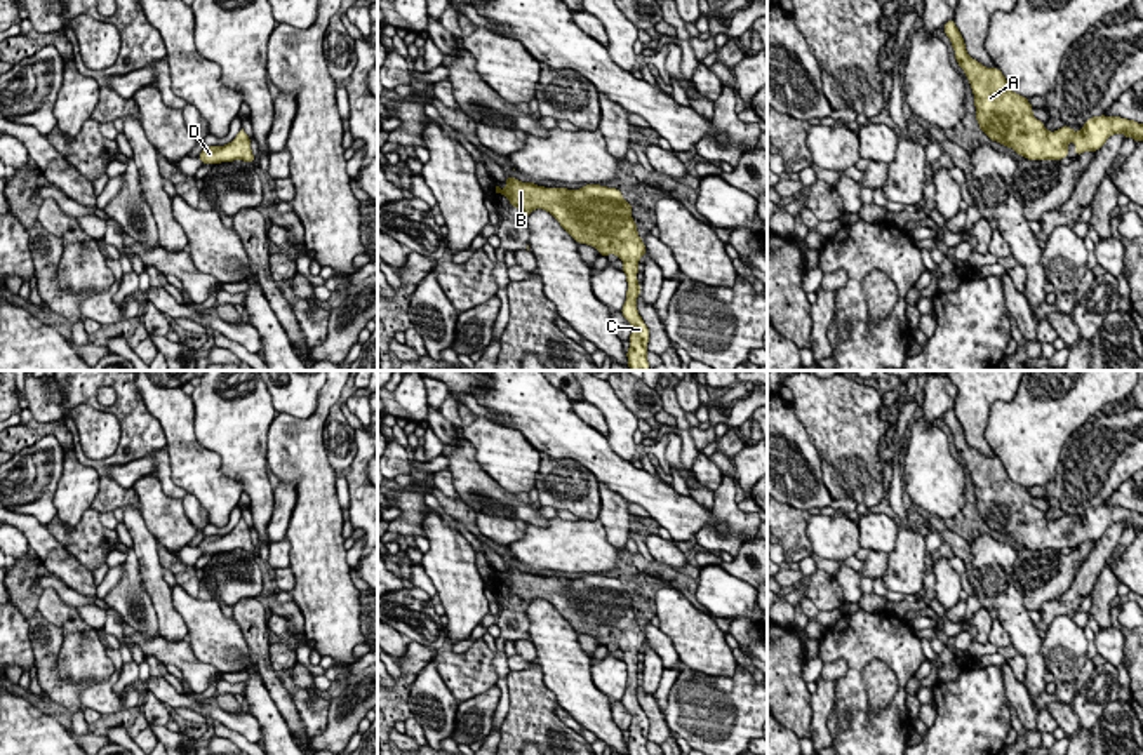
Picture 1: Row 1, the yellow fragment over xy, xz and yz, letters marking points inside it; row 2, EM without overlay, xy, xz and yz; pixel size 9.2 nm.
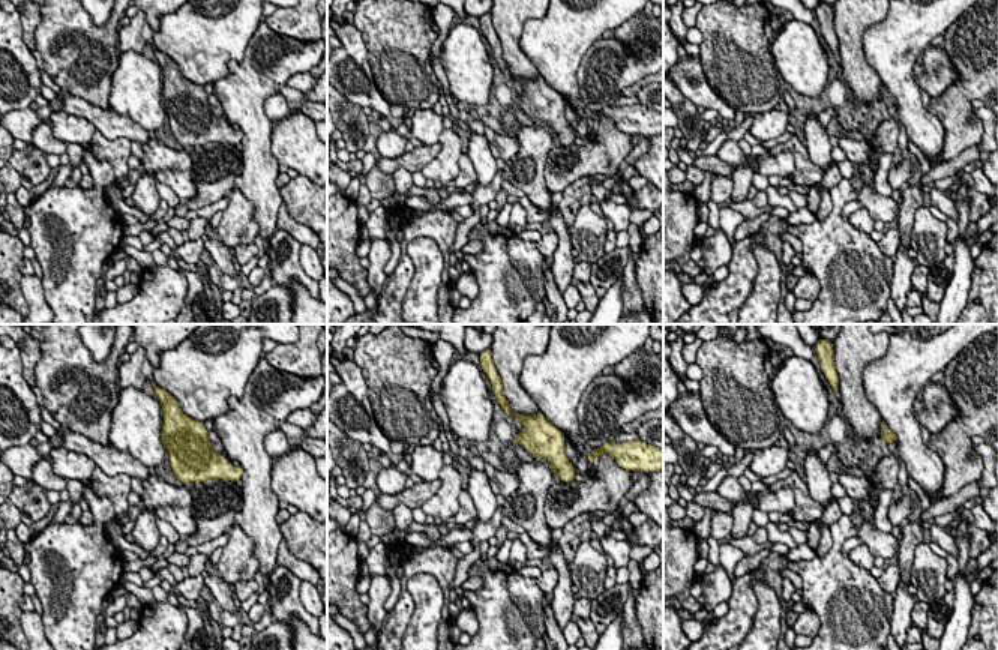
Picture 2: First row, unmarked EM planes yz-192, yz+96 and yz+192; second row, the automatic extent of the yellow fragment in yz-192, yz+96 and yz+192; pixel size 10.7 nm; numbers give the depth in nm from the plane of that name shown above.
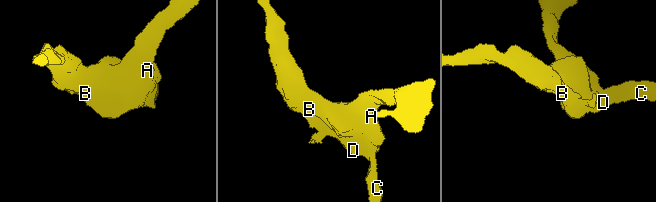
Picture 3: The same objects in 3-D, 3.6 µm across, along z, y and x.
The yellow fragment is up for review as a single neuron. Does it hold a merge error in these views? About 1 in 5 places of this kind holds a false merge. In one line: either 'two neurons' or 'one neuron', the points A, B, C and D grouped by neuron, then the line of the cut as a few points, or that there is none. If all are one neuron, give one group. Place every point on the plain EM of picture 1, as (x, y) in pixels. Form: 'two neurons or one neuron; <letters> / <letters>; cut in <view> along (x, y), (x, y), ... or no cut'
one neuron; A B C D; no cut

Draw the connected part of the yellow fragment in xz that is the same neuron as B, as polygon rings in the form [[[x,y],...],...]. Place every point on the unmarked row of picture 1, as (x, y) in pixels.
[[[506,567],[505,572],[506,578],[496,576],[496,583],[506,586],[520,600],[522,611],[534,598],[543,598],[560,612],[574,631],[592,635],[605,647],[616,644],[625,652],[621,661],[626,665],[628,680],[621,703],[632,715],[628,755],[649,755],[649,718],[637,699],[640,685],[637,656],[647,638],[632,607],[633,595],[623,588],[618,578],[600,574],[567,579],[522,572],[515,567]]]

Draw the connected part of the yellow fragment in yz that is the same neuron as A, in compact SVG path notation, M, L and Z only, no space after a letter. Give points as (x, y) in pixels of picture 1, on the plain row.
M950 409L943 416L955 440L955 449L964 459L976 496L976 510L990 531L1013 538L1026 550L1056 550L1068 546L1068 532L1075 532L1075 545L1100 539L1106 529L1122 522L1136 532L1143 531L1143 513L1120 506L1093 506L1080 520L1068 515L1049 522L1044 511L1032 503L1033 496L1026 487L1011 480L999 458L986 458L966 442L964 428Z

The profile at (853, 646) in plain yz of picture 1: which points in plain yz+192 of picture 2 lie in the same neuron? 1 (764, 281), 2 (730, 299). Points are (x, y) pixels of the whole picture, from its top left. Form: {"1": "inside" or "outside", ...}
{"1": "outside", "2": "inside"}

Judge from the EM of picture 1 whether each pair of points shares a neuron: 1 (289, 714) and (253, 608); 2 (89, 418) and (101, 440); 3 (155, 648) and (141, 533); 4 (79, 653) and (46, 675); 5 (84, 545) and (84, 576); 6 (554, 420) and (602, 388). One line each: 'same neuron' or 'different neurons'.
1: same neuron
2: same neuron
3: different neurons
4: different neurons
5: different neurons
6: different neurons

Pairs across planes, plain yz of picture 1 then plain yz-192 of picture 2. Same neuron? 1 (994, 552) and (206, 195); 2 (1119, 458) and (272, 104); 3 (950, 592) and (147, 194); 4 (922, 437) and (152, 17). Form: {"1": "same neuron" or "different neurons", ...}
{"1": "different neurons", "2": "different neurons", "3": "same neuron", "4": "different neurons"}

